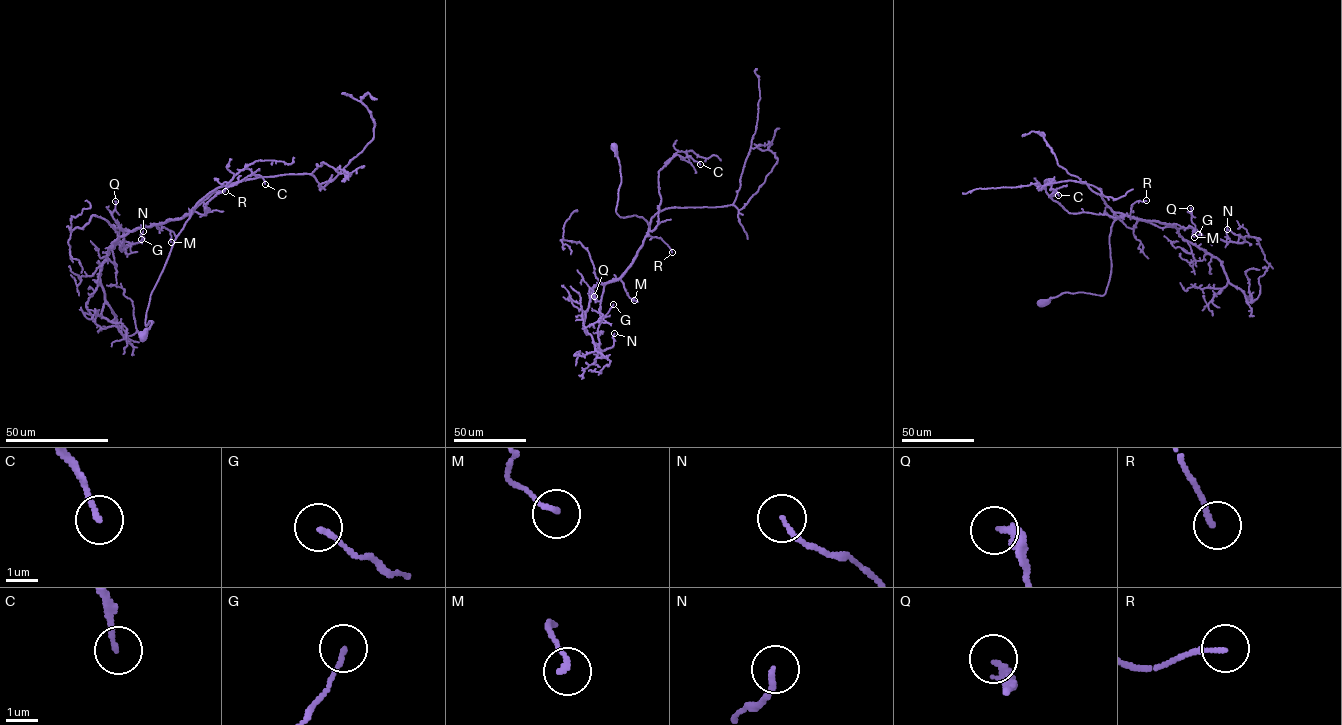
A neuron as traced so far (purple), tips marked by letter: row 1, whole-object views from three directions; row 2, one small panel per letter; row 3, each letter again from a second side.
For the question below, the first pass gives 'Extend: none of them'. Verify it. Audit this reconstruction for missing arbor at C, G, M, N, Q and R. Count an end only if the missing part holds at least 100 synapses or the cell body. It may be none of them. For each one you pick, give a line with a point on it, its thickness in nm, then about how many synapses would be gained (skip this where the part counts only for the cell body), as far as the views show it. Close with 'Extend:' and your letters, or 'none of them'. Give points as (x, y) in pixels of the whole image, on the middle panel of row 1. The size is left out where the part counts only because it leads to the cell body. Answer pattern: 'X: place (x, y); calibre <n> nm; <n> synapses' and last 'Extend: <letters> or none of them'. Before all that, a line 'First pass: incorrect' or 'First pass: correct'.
First pass: correct
Extend: none of them

